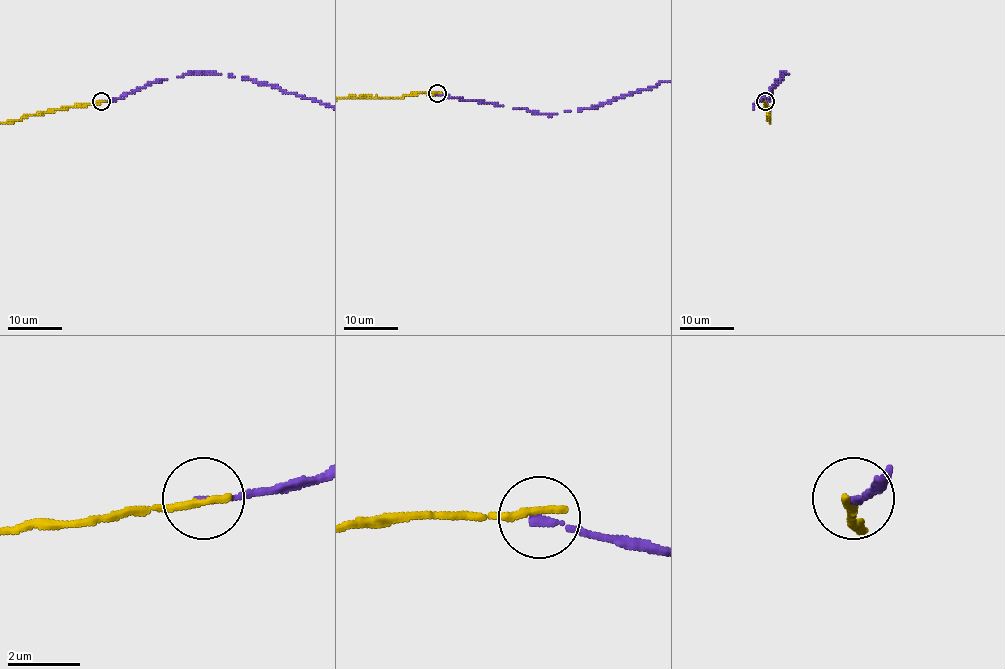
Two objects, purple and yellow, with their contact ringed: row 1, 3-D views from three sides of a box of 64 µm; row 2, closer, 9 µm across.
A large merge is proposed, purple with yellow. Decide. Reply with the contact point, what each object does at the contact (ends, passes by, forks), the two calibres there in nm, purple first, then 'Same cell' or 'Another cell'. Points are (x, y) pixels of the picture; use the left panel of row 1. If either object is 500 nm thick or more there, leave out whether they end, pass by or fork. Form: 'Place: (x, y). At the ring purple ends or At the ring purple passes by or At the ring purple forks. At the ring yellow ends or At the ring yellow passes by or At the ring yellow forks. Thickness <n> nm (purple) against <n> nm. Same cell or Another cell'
Place: (101, 101). At the ring purple ends. At the ring yellow ends. Thickness 200 nm (purple) against 260 nm. Another cell

